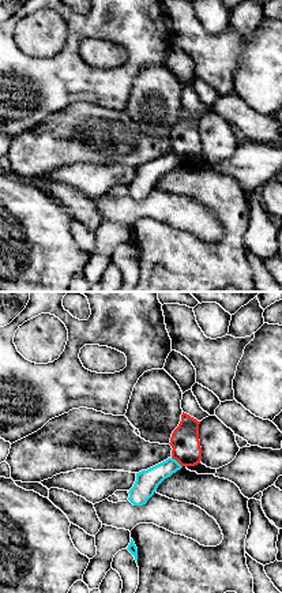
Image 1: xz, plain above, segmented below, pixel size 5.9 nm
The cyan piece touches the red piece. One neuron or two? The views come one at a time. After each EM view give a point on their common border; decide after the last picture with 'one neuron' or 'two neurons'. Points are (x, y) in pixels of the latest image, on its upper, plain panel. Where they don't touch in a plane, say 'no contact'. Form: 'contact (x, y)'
contact (177, 157)

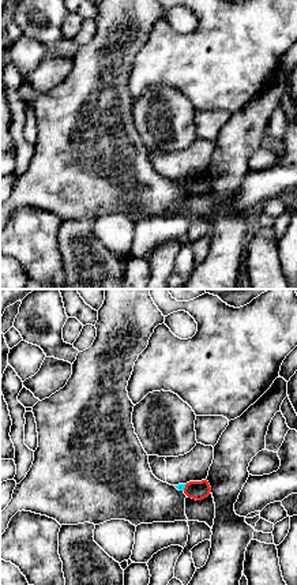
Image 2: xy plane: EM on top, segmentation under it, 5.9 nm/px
contact (184, 182)

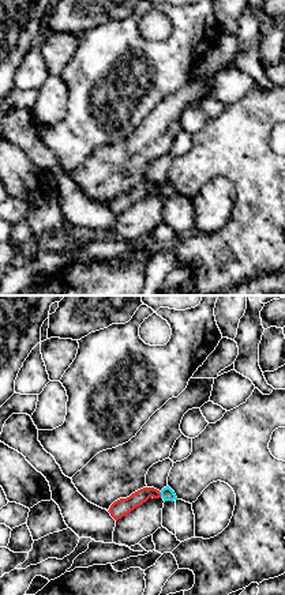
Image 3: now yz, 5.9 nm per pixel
contact (161, 189)

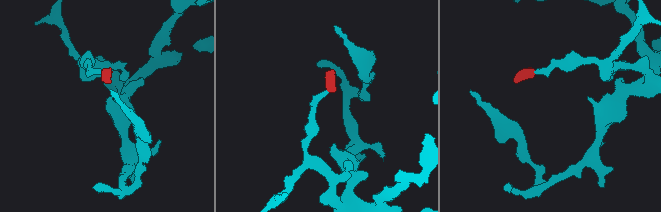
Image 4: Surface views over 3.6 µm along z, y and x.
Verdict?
one neuron

